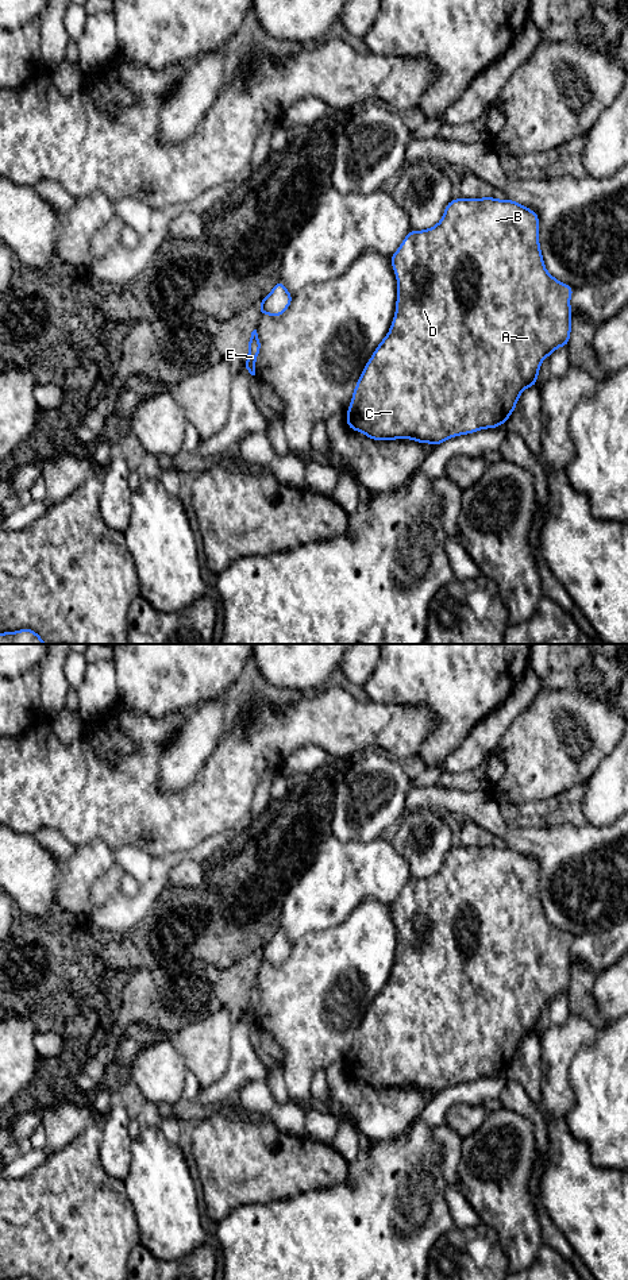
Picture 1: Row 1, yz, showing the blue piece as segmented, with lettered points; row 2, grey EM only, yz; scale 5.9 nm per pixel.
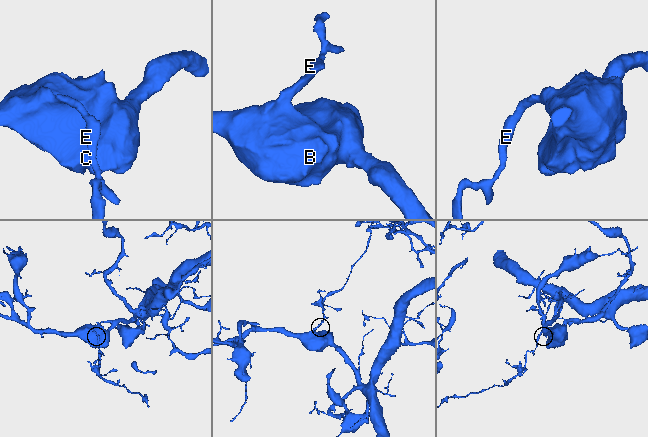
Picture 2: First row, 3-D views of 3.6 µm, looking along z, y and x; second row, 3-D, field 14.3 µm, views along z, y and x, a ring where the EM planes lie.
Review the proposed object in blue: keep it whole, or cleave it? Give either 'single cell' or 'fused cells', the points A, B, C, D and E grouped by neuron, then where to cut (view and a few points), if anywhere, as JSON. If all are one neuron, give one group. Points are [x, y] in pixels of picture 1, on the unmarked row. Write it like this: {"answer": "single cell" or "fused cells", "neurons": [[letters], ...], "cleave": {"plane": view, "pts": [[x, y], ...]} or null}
{"answer": "single cell", "neurons": [["A", "B", "C", "D", "E"]], "cleave": null}

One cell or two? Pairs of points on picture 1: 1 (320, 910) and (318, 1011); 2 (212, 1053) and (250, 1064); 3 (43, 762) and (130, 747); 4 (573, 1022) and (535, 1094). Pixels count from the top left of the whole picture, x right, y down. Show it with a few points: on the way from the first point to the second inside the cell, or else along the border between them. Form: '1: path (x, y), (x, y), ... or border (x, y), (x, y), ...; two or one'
1: border (349, 916), (332, 926), (305, 933), (293, 945); two
2: border (232, 1026), (230, 1065), (214, 1086); two
3: border (81, 735), (101, 760), (112, 760), (127, 754); two
4: border (540, 1055), (540, 1107), (543, 1111); two

